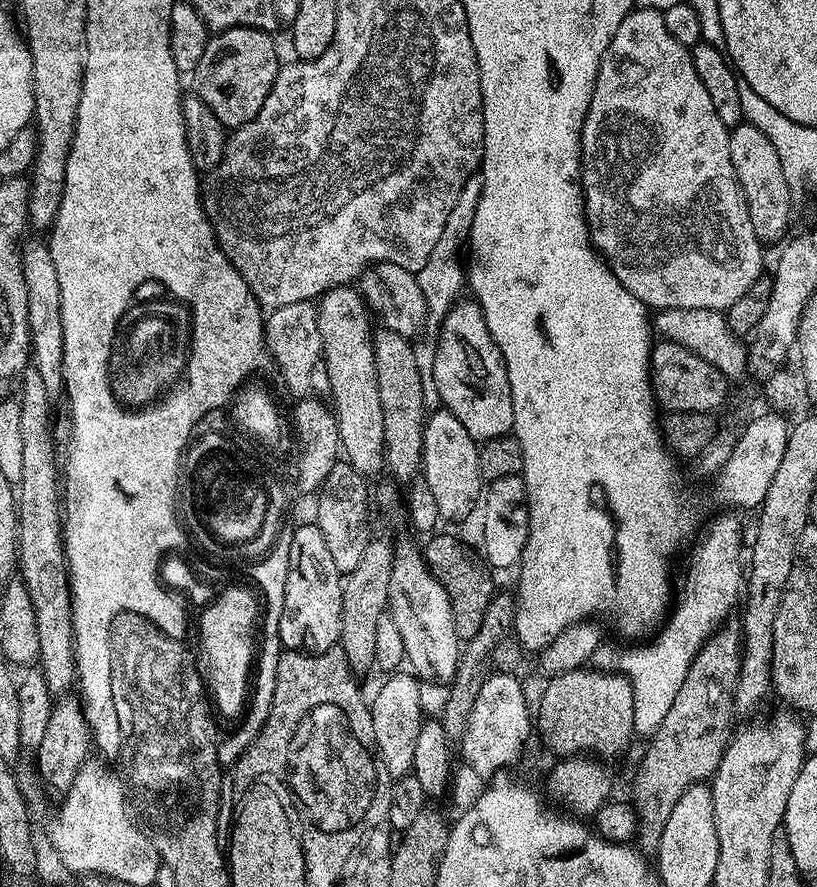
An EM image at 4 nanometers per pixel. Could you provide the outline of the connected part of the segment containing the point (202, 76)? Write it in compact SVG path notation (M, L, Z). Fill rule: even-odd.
M226 28L211 37L190 80L196 83L195 95L218 116L228 130L241 128L262 110L266 94L276 81L282 65L274 54L273 33L262 28Z

